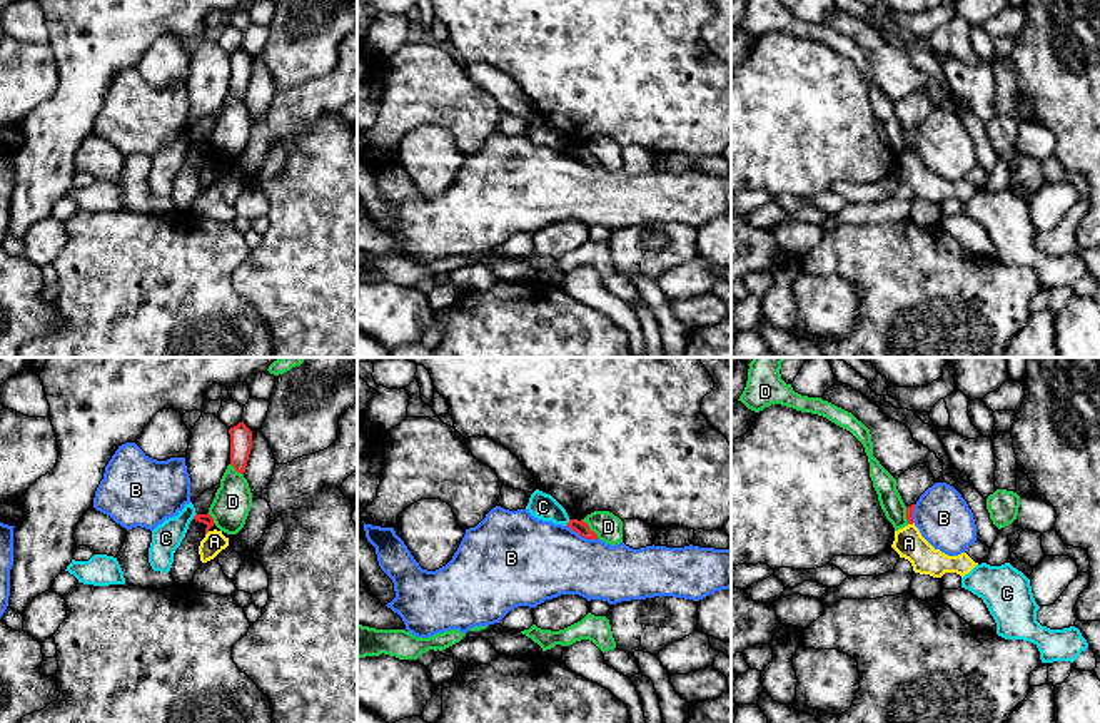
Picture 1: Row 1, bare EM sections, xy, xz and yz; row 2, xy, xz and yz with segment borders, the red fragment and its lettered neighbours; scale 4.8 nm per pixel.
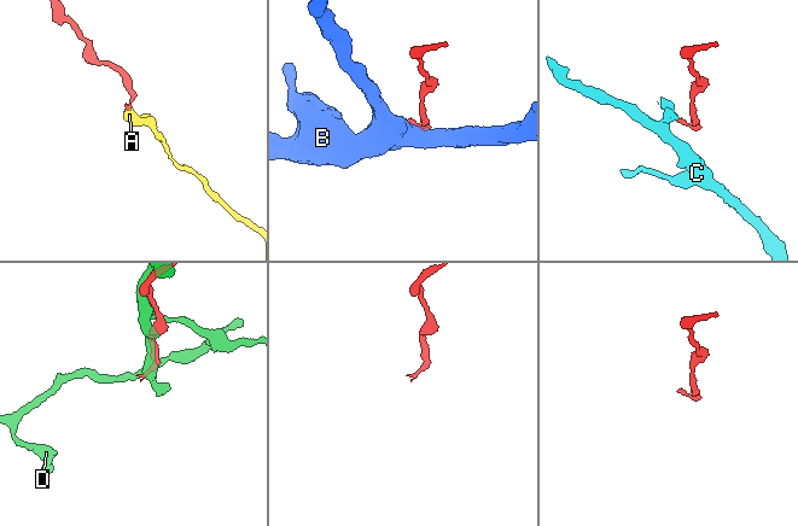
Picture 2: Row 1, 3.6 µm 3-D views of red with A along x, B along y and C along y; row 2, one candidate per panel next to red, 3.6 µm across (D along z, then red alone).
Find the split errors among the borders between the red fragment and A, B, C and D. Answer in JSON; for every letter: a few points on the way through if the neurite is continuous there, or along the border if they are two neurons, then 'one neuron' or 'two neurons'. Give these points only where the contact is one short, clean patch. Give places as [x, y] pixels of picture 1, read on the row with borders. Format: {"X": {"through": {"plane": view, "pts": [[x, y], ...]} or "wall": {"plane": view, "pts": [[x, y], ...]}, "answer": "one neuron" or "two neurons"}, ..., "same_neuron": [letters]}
{"A": {"wall": {"plane": "yz", "pts": [[913, 521], [908, 525]]}, "answer": "two neurons"}, "B": {"answer": "two neurons"}, "C": {"answer": "two neurons"}, "D": {"answer": "two neurons"}, "same_neuron": []}

